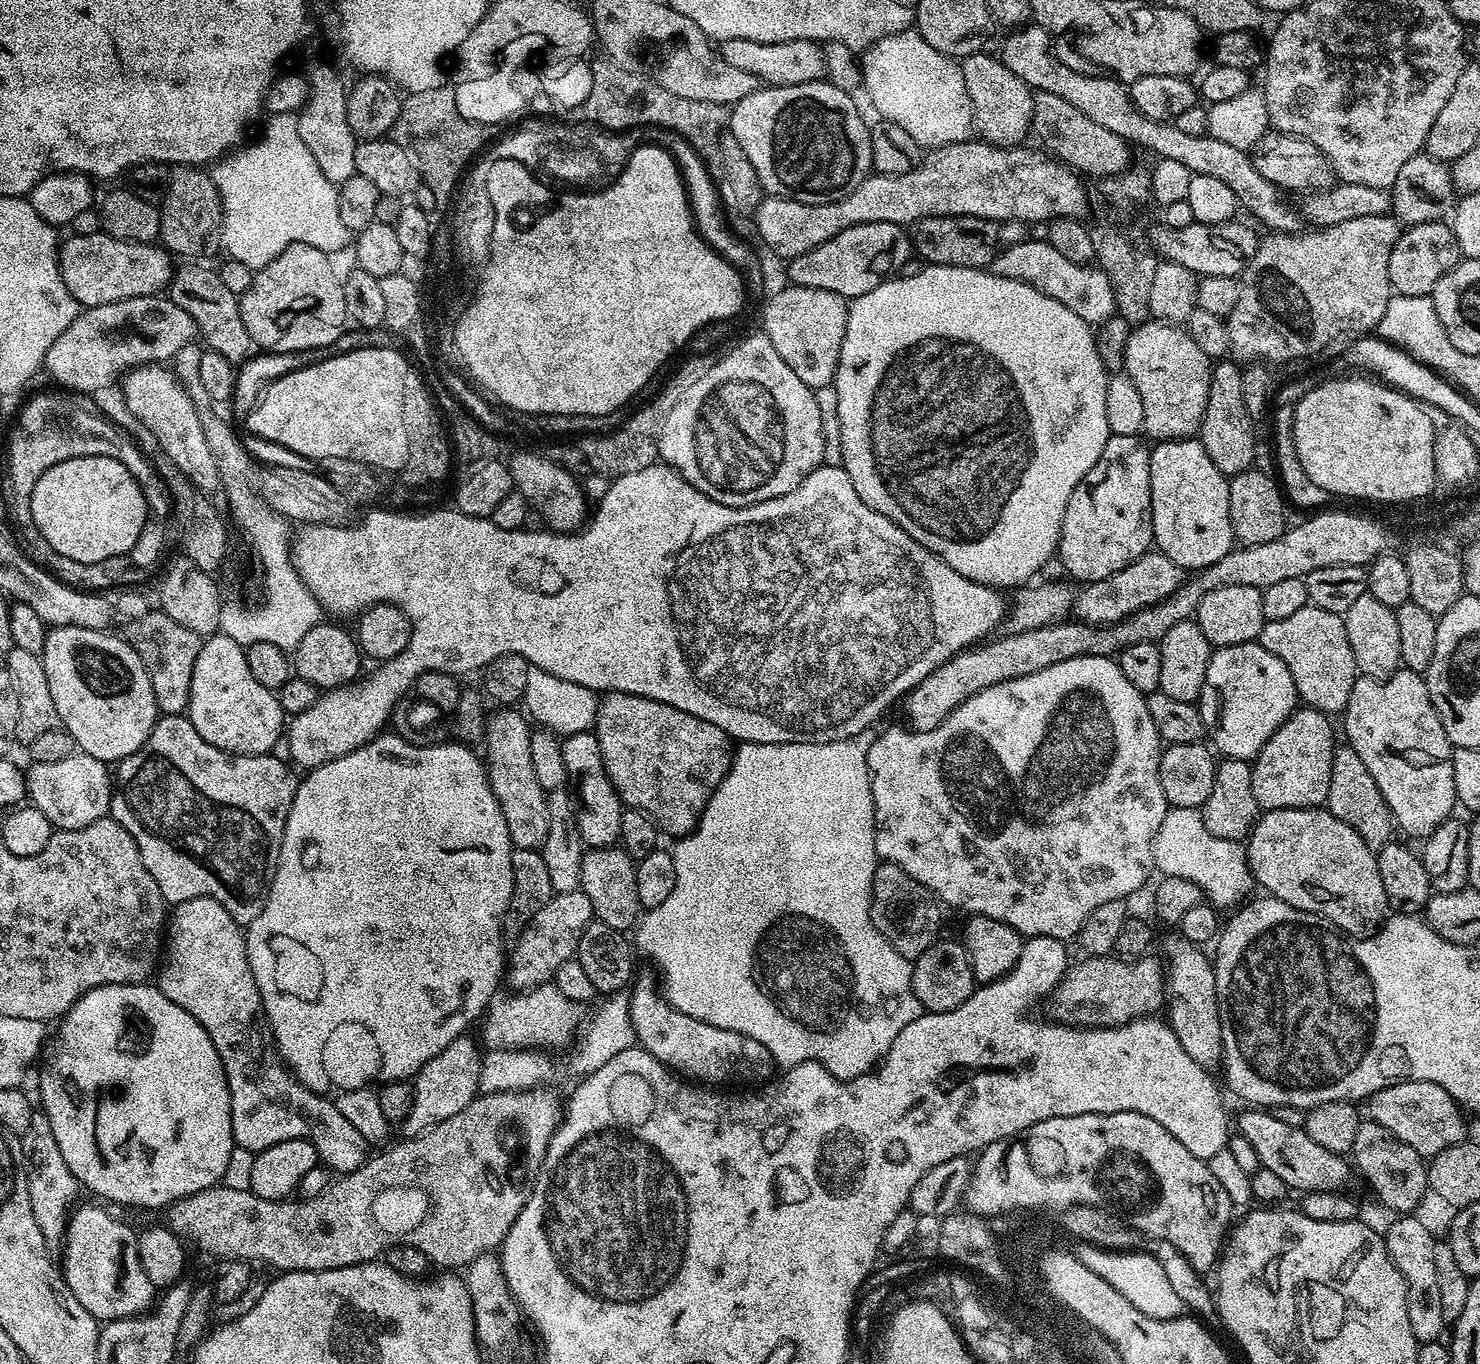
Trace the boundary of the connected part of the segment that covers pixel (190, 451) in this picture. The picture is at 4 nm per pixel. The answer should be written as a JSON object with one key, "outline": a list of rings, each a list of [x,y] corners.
{"outline":[[[163,363],[141,364],[123,377],[124,404],[148,427],[148,432],[160,443],[168,460],[201,493],[208,494],[211,488],[219,489],[221,461],[210,450],[206,424],[200,421],[196,410],[197,401],[189,394],[175,371]]]}

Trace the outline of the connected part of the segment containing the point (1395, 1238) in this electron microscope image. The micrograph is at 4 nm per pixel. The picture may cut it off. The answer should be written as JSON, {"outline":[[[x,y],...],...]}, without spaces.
{"outline":[[[1400,1214],[1389,1226],[1388,1232],[1383,1233],[1384,1245],[1388,1251],[1388,1257],[1398,1266],[1402,1278],[1408,1287],[1408,1309],[1410,1310],[1410,1330],[1414,1330],[1414,1338],[1420,1344],[1431,1344],[1441,1339],[1440,1335],[1445,1335],[1446,1321],[1442,1310],[1442,1301],[1438,1295],[1438,1270],[1434,1267],[1434,1246],[1437,1244],[1437,1237],[1432,1237],[1432,1232],[1419,1220],[1416,1214]]]}

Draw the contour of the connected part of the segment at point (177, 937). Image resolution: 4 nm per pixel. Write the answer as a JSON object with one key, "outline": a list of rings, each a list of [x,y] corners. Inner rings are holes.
{"outline":[[[209,896],[190,898],[171,909],[170,935],[158,968],[160,992],[166,994],[170,1002],[178,1002],[182,1010],[194,1014],[206,1034],[210,1034],[214,1050],[218,1050],[230,1094],[232,1143],[237,1149],[245,1148],[248,1154],[255,1154],[283,1140],[308,1140],[316,1147],[317,1157],[325,1165],[341,1164],[344,1170],[359,1168],[370,1155],[370,1146],[362,1134],[358,1134],[353,1124],[338,1114],[335,1103],[327,1095],[311,1092],[301,1080],[296,1079],[276,1050],[272,1027],[268,1024],[268,1015],[264,1013],[264,1003],[250,970],[245,935],[245,929],[229,914],[226,906]]]}

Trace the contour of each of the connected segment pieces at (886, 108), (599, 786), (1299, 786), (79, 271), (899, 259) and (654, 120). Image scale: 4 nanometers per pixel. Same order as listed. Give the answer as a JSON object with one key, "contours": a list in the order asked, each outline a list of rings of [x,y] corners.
{"contours":[[[[908,29],[877,40],[865,49],[860,61],[863,89],[873,108],[881,115],[879,117],[889,124],[901,126],[910,138],[914,138],[914,142],[920,144],[921,149],[931,150],[973,139],[971,98],[967,96],[961,65],[953,57],[934,50],[934,46],[923,40],[919,32]]],[[[595,731],[565,735],[560,745],[562,746],[562,758],[566,761],[568,778],[574,789],[575,799],[578,801],[576,825],[582,842],[588,848],[613,847],[620,839],[625,805],[621,804],[620,796],[614,790],[606,774],[606,766],[602,762],[602,750],[598,746]]],[[[1307,706],[1297,707],[1291,716],[1278,726],[1278,730],[1262,746],[1262,750],[1251,761],[1254,778],[1254,798],[1261,809],[1278,810],[1279,808],[1318,808],[1327,801],[1330,794],[1330,766],[1338,747],[1336,736],[1332,733],[1332,724],[1325,713]]],[[[102,230],[89,236],[72,234],[69,237],[58,248],[60,273],[62,282],[66,282],[66,290],[70,290],[72,297],[84,308],[155,296],[163,293],[172,282],[174,260],[159,243],[126,242],[108,236]]],[[[870,222],[862,226],[850,226],[850,230],[842,230],[830,242],[822,242],[814,250],[810,250],[801,256],[791,257],[788,264],[788,280],[798,287],[817,287],[818,290],[828,290],[838,293],[845,298],[855,298],[874,290],[885,280],[895,277],[908,264],[908,259],[913,259],[914,249],[912,237],[901,225],[894,222]]],[[[607,58],[592,60],[593,85],[590,96],[578,108],[585,121],[609,130],[641,130],[647,124],[657,124],[673,132],[689,148],[701,154],[715,153],[720,147],[720,136],[729,127],[730,112],[725,105],[698,102],[694,98],[678,98],[647,76],[626,70]]]]}

